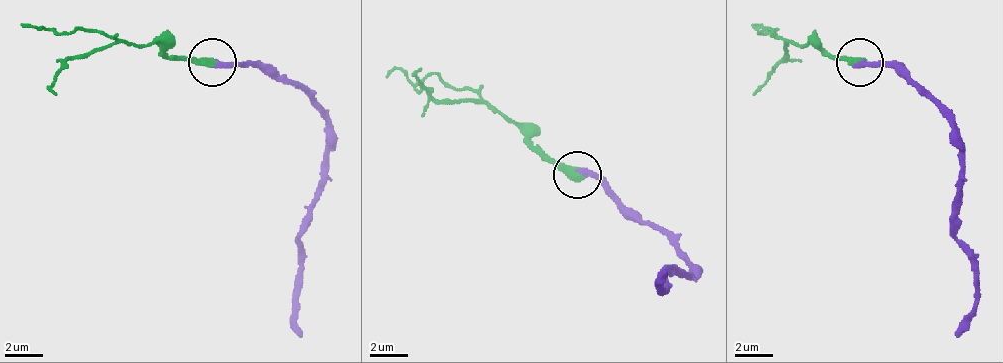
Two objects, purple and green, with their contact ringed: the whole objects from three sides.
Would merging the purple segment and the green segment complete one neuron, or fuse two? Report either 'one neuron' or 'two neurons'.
one neuron

